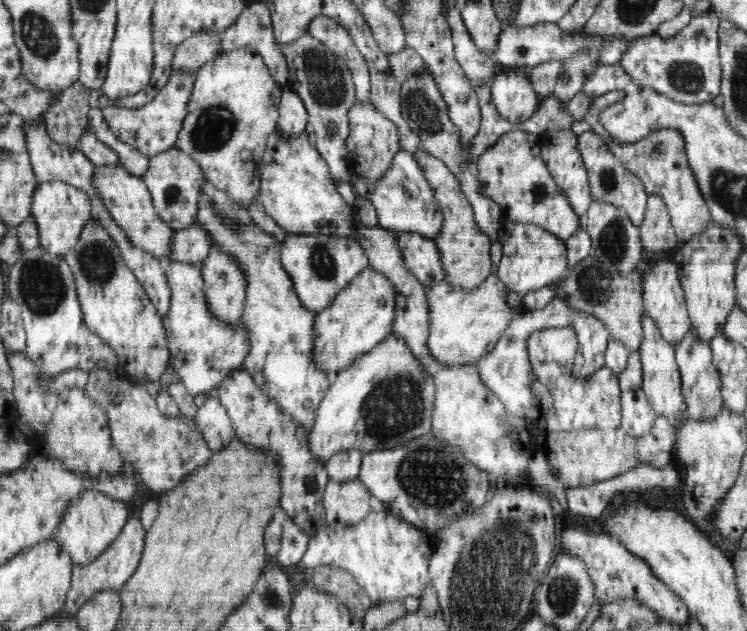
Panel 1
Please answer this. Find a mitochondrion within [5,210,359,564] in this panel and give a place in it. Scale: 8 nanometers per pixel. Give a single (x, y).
(41, 285)

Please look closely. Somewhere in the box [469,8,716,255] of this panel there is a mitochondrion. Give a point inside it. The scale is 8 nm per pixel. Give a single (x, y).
(686, 77)

